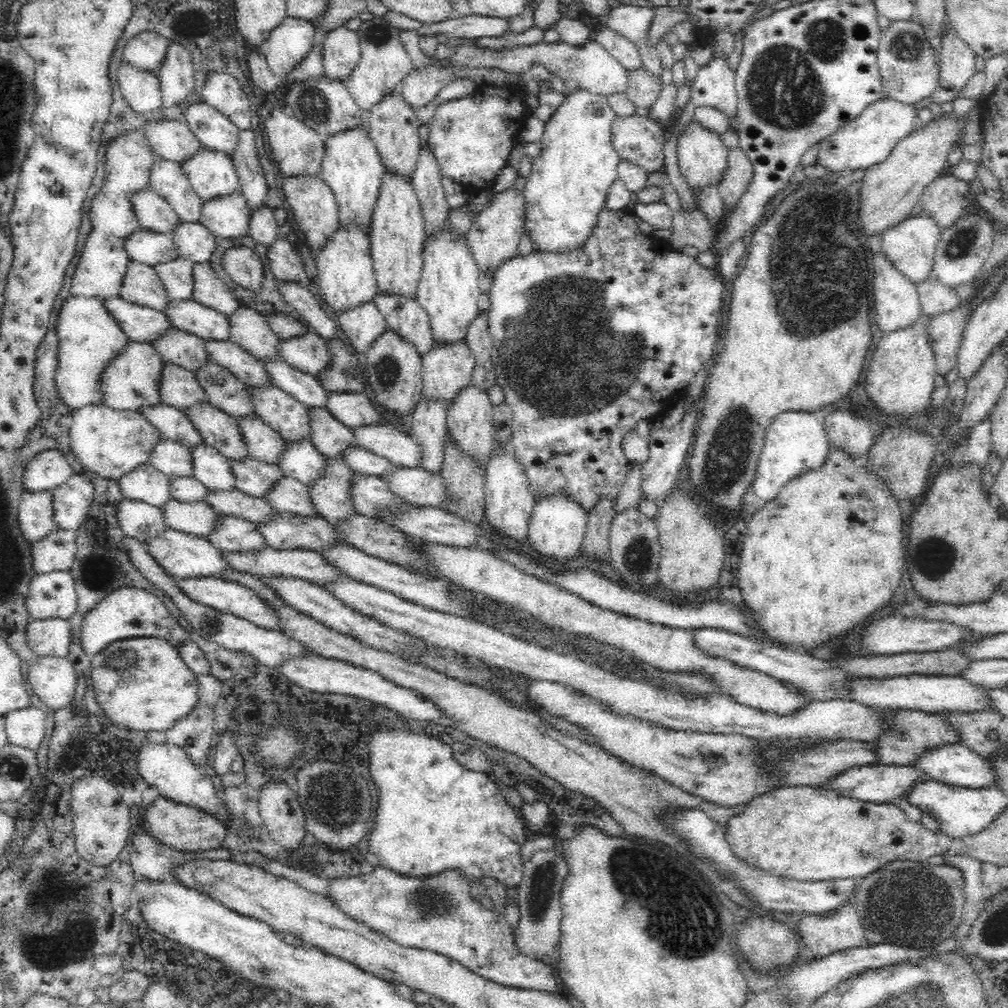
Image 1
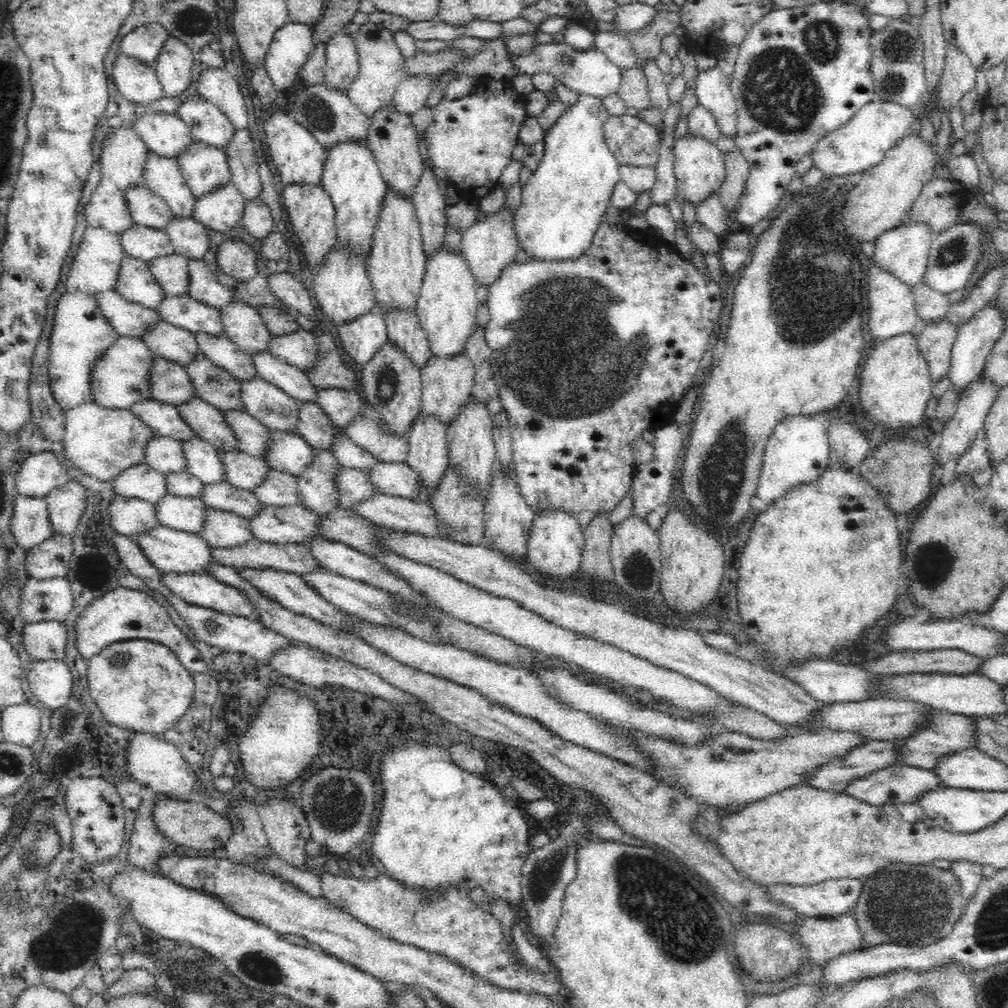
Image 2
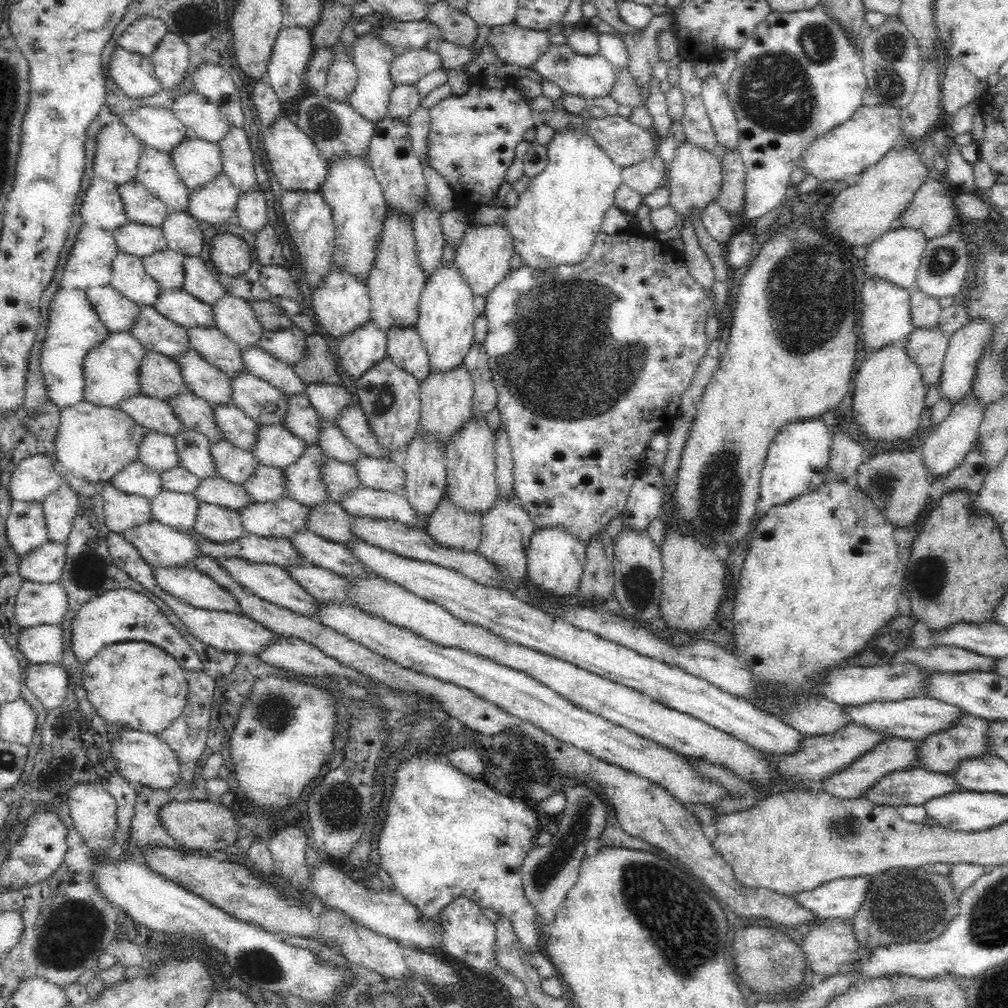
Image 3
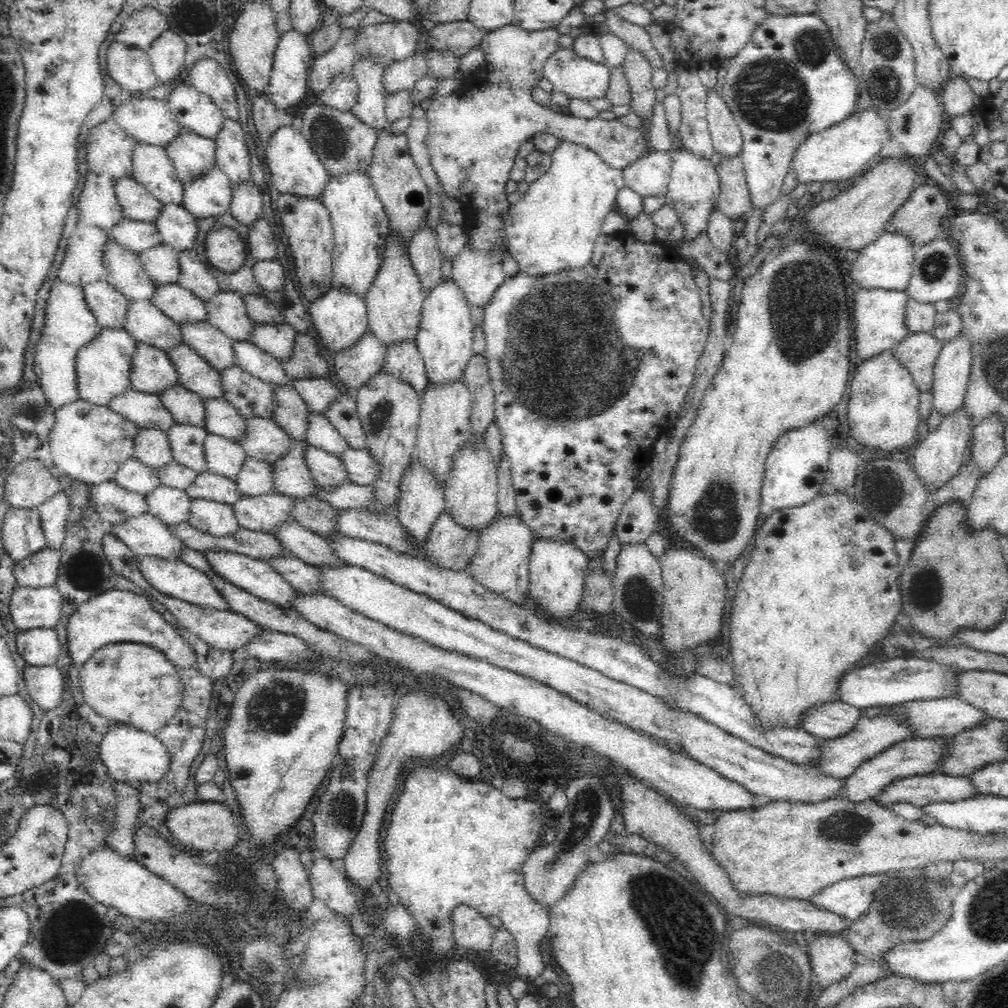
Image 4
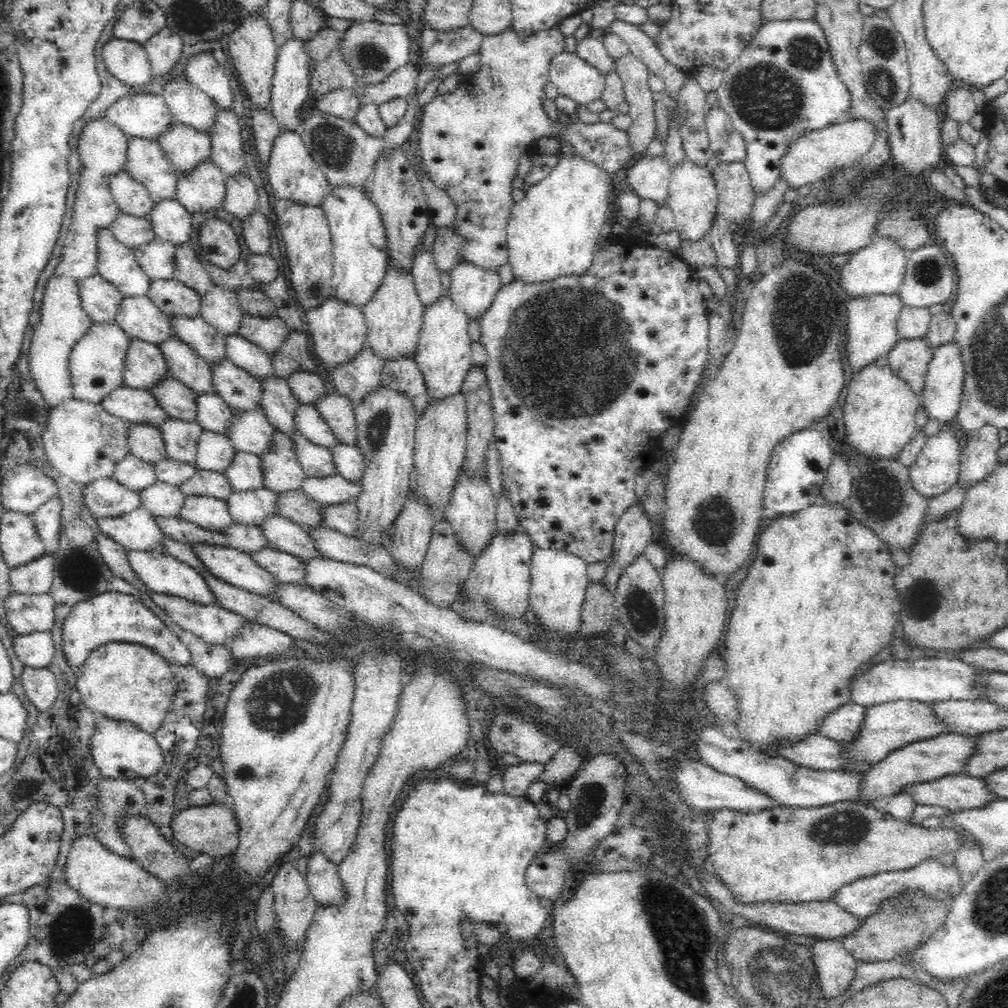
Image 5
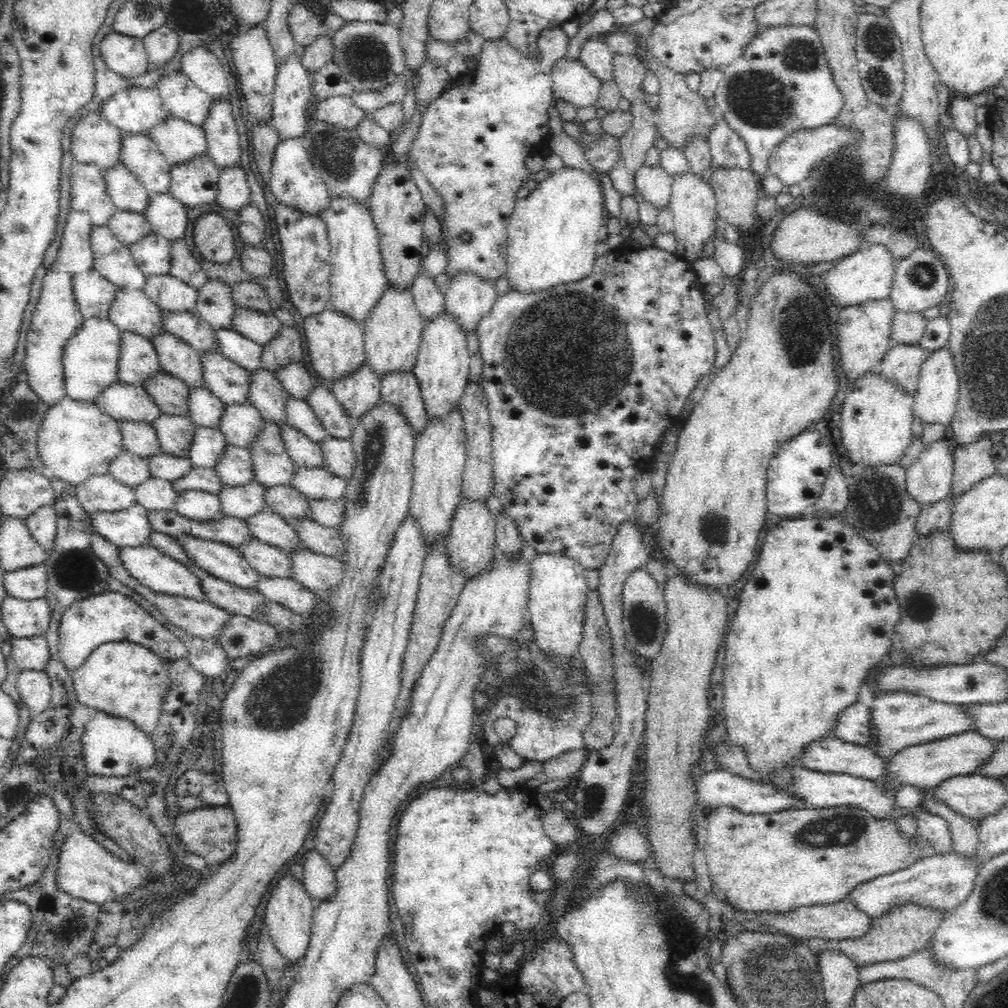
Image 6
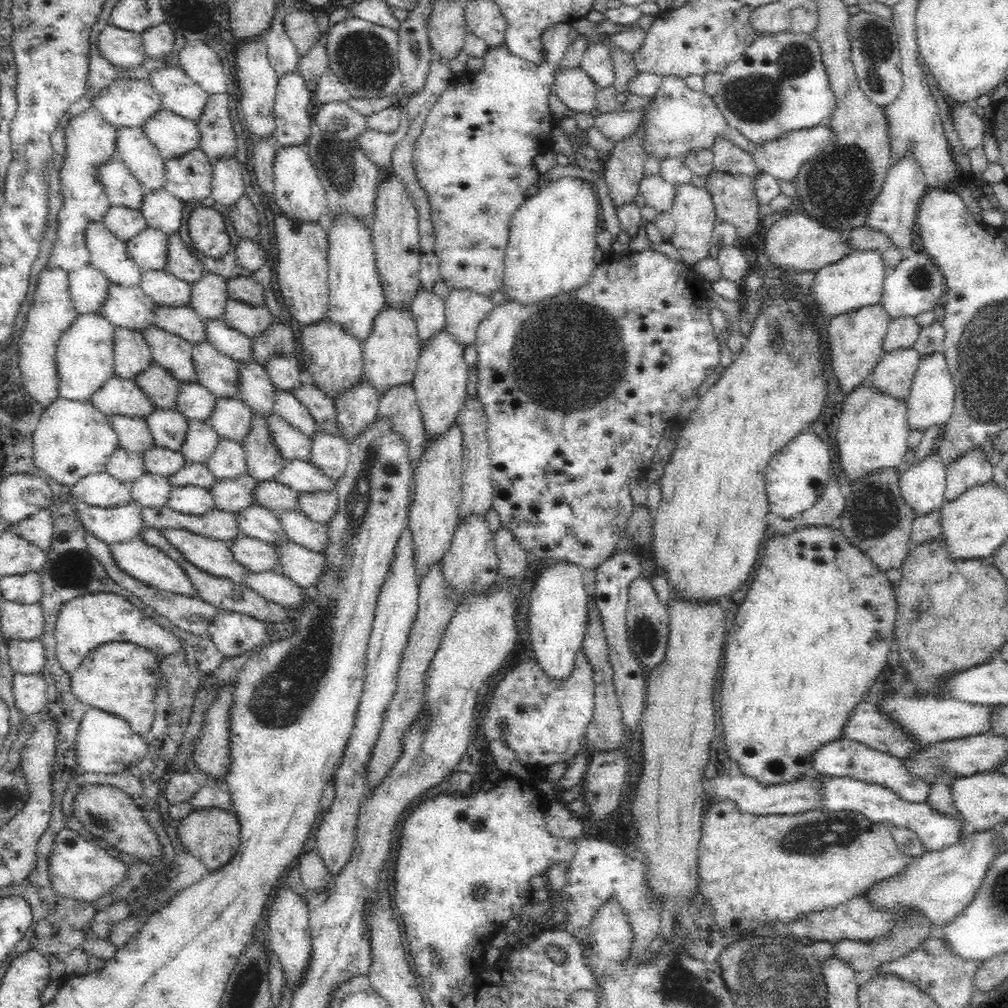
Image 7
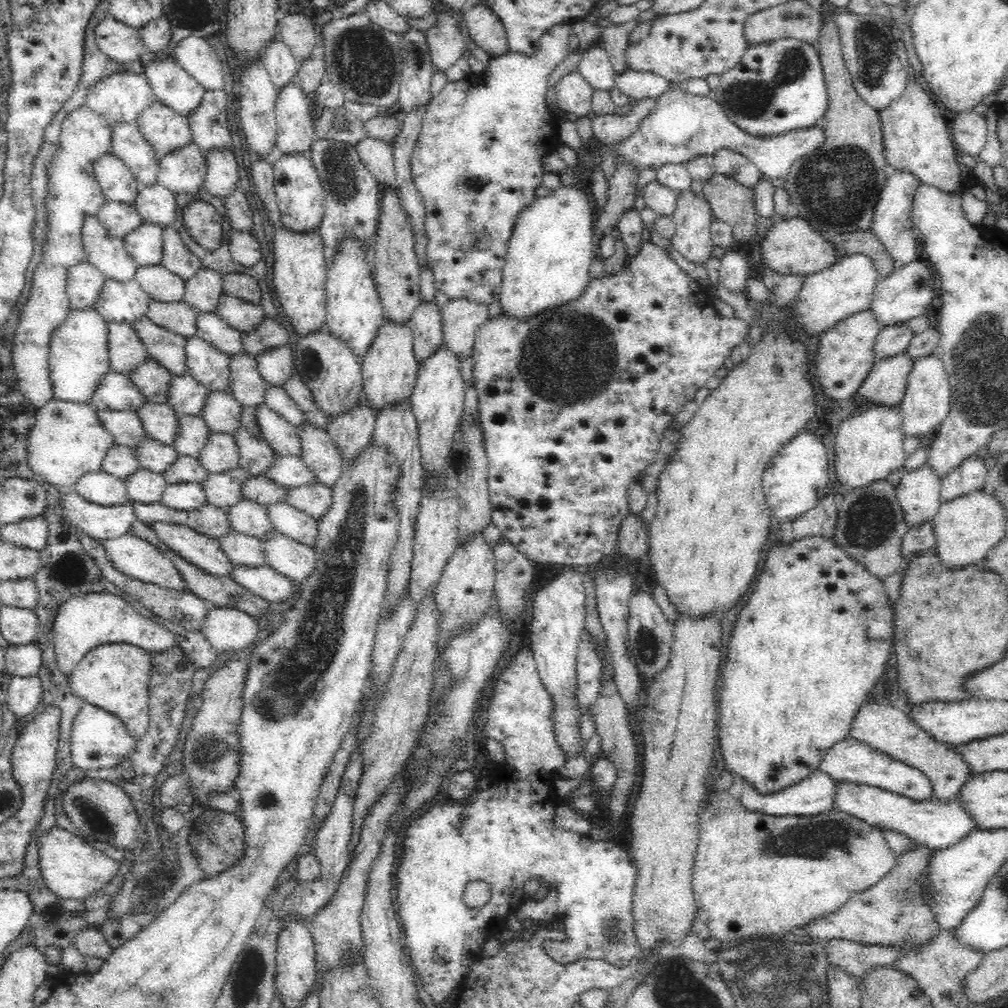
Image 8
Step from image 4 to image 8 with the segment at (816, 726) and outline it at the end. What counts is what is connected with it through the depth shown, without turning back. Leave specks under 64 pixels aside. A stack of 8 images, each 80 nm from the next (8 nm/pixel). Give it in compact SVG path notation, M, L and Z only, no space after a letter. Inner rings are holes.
M866 702L856 714L850 737L923 772L932 781L934 797L943 801L956 796L968 784L968 780L976 776L976 771L955 744L936 739L932 733L922 729L907 710L902 711L895 705Z

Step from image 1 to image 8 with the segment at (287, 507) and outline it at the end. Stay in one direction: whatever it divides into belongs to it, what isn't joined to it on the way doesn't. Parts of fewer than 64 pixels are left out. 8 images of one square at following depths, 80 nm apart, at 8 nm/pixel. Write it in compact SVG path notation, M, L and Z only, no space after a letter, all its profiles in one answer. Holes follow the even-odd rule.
M210 431L197 459L206 472L222 472L239 465L237 446L228 432Z

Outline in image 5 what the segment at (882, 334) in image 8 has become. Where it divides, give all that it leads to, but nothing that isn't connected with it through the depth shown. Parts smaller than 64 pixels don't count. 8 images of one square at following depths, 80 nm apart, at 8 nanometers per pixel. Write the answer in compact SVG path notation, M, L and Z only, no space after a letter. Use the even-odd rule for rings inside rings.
M902 307L895 322L897 340L924 338L932 316L928 308Z

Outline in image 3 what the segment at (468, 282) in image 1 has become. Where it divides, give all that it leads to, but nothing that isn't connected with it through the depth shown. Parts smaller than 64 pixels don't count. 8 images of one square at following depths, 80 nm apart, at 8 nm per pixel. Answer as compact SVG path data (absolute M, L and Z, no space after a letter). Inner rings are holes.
M454 264L440 266L434 276L425 283L418 308L416 331L429 358L430 372L446 375L464 364L474 342L473 322L476 313L474 297L467 284L457 274Z

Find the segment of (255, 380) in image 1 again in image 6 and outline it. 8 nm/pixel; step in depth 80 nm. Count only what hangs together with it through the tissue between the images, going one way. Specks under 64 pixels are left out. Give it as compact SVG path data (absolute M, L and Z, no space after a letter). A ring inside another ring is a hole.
M194 310L162 311L161 325L164 331L181 338L198 352L215 348L213 329Z

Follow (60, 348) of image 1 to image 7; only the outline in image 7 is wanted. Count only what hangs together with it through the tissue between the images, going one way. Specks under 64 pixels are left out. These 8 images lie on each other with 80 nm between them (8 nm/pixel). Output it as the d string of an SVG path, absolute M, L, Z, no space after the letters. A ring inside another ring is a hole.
M48 266L41 270L31 308L27 313L27 320L20 332L20 350L18 350L18 366L24 391L30 399L35 400L40 407L50 404L58 398L55 373L55 342L70 322L76 316L77 310L69 297L69 280L67 270L60 267Z

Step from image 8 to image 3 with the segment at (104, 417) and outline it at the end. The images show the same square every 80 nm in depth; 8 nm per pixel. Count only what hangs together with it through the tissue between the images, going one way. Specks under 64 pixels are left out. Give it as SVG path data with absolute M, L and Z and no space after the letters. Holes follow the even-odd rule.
M145 431L137 448L137 459L159 471L179 464L173 437L158 431Z

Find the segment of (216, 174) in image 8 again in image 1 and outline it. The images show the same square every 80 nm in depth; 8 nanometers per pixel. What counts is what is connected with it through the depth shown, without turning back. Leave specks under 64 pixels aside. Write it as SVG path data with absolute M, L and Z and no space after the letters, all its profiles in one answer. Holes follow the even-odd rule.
M262 203L258 208L251 209L247 223L249 236L256 243L264 246L274 244L276 238L285 234L276 224L272 209L265 203Z

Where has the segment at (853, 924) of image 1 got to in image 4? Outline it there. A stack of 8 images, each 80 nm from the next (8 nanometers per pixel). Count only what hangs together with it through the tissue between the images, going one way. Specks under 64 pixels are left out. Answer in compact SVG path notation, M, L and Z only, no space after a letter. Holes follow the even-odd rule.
M844 934L810 935L806 950L810 955L810 964L814 972L817 990L828 990L834 984L840 984L850 975L856 966L856 954L850 948Z

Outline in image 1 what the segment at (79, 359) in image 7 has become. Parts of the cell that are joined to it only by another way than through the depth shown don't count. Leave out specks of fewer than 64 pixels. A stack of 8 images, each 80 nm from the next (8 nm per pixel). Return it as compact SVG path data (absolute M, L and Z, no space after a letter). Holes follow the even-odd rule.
M128 339L99 374L101 403L119 411L136 411L141 406L160 403L157 385L158 377L162 376L163 362L151 343Z

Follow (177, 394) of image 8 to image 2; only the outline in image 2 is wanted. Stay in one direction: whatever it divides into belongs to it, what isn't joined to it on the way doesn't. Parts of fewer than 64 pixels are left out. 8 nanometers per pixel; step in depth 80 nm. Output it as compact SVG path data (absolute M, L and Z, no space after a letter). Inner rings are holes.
M222 409L221 413L223 422L234 435L237 448L246 454L261 458L268 428L244 410Z

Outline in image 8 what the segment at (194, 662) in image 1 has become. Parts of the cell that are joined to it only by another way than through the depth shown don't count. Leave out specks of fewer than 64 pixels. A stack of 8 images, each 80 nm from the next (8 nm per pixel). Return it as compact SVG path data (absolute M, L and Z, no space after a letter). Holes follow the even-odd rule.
M90 592L74 596L61 604L53 626L54 647L58 668L68 677L82 657L102 644L125 643L146 652L166 652L176 647L174 636L165 628L141 616L132 602L106 592Z

